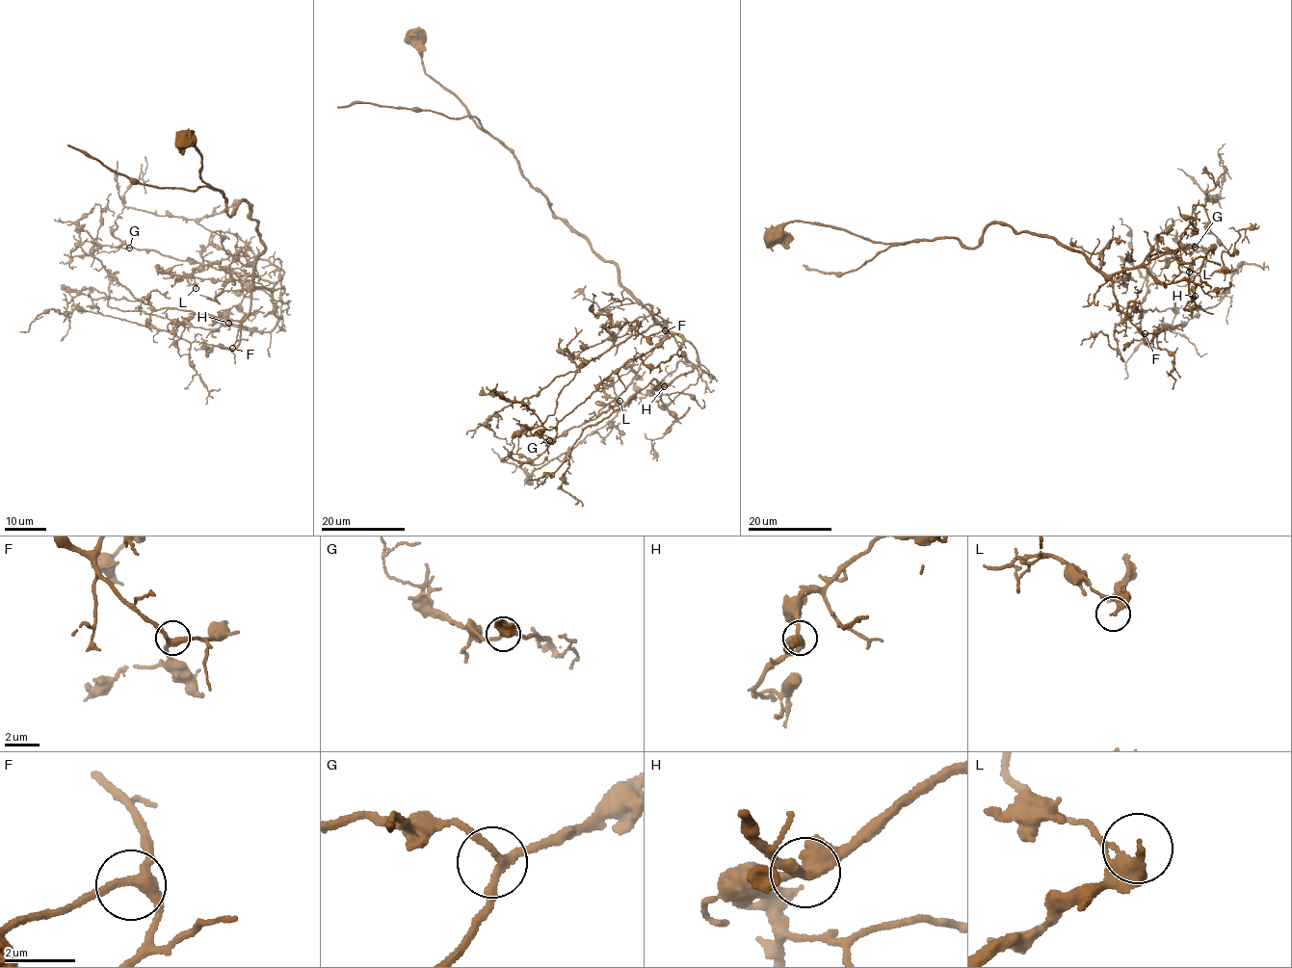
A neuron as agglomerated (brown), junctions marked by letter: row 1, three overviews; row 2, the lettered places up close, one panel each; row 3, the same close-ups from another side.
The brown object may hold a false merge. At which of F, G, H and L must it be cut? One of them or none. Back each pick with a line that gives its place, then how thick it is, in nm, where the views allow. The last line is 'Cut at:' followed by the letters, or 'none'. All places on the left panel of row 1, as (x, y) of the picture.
L: (196, 288) | 240 nm
Cut at: L

